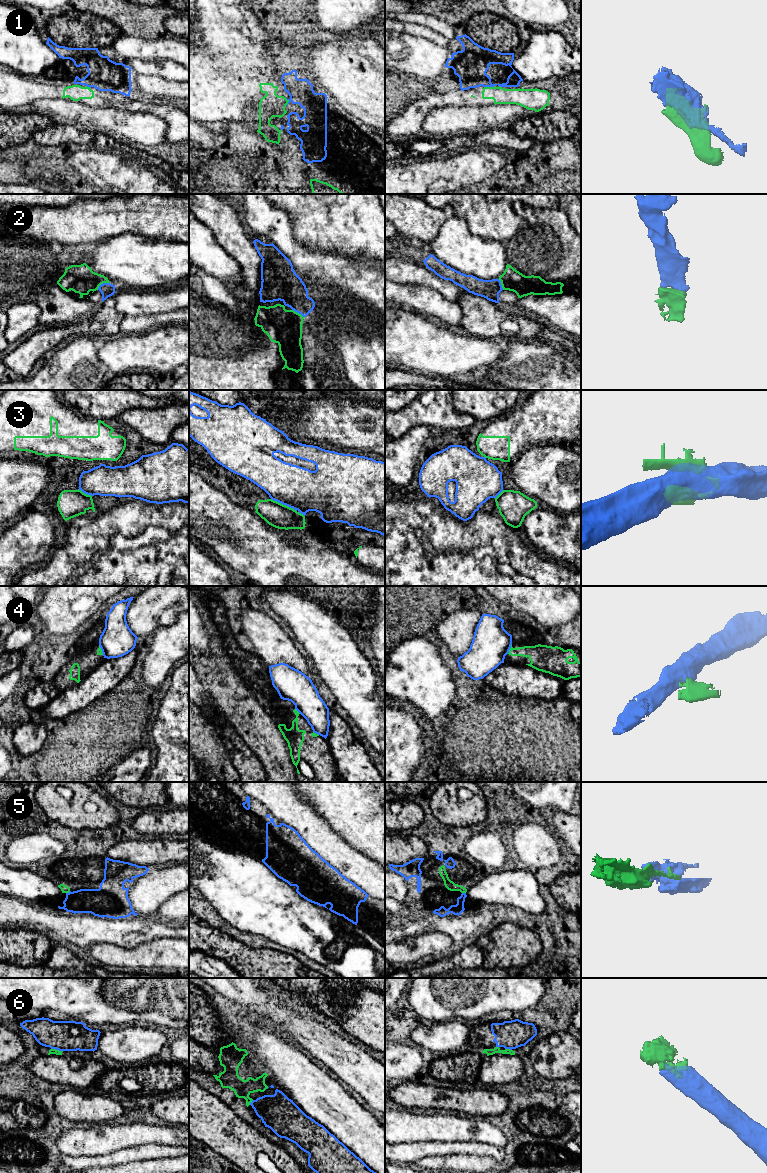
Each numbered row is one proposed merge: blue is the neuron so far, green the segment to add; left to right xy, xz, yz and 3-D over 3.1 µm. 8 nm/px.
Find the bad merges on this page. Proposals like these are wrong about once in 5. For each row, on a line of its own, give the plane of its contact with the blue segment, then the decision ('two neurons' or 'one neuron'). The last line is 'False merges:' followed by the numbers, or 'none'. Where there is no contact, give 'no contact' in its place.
1: yz | two neurons
2: xy | one neuron
3: xz | one neuron
4: yz | two neurons
5: xy | one neuron
6: xy | one neuron
False merges: 1, 4

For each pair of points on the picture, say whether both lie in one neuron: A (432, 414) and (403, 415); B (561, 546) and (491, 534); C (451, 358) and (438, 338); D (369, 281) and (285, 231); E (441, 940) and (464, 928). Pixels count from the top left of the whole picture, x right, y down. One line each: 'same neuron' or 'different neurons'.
A: same neuron
B: different neurons
C: same neuron
D: same neuron
E: different neurons

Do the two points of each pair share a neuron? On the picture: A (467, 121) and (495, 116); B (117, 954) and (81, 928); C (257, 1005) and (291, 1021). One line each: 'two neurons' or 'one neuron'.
A: one neuron
B: two neurons
C: one neuron

